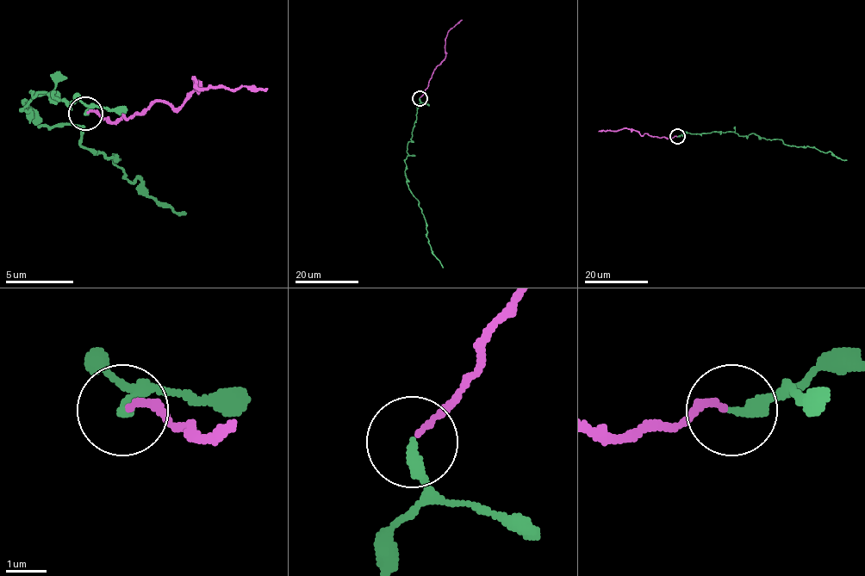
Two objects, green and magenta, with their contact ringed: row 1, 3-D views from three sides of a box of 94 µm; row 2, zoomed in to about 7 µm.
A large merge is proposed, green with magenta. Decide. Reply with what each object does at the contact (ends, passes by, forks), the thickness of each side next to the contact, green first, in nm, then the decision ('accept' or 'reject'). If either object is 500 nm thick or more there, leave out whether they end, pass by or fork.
green ends there; magenta ends there; 320 nm thick on the green side, 160 nm on the other; accept

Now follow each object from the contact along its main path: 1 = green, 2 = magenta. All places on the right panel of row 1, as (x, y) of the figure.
1: (677, 136), (754, 133), (847, 160)
2: (677, 136), (651, 137), (622, 128), (599, 131)

